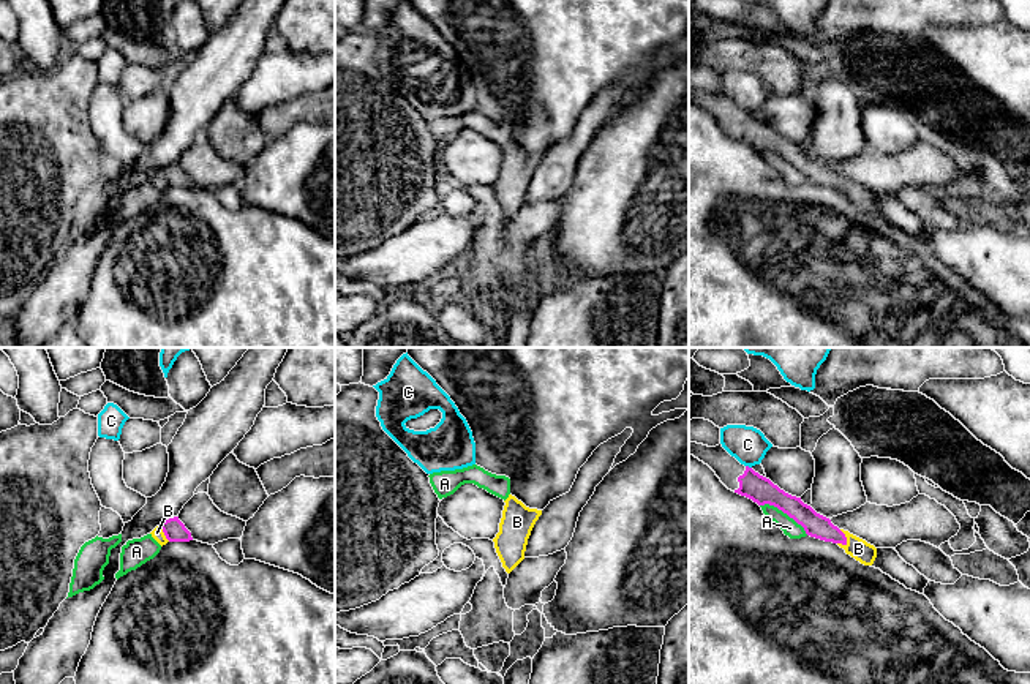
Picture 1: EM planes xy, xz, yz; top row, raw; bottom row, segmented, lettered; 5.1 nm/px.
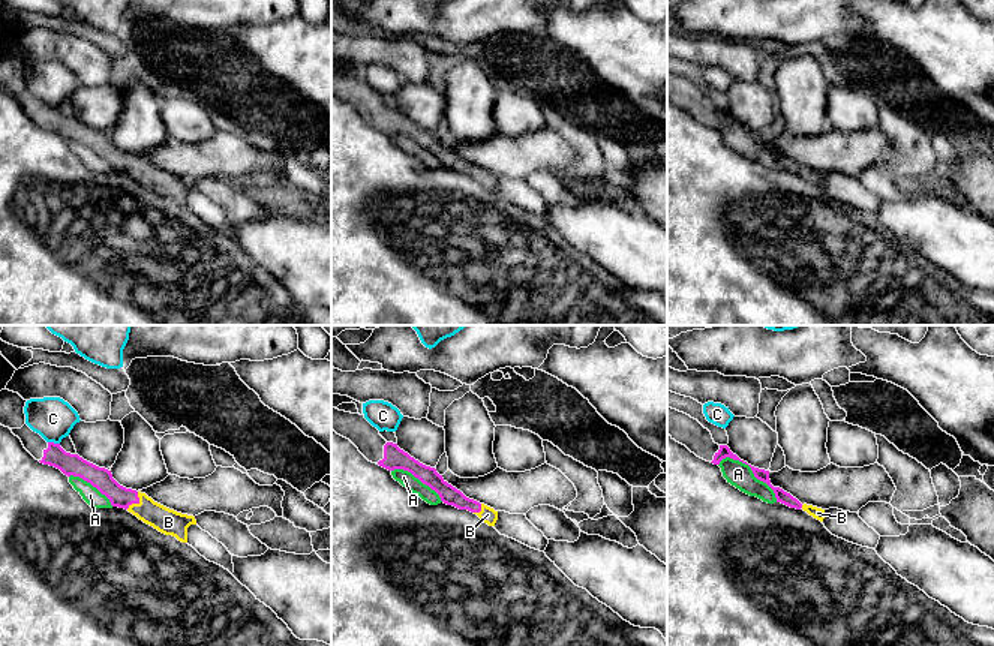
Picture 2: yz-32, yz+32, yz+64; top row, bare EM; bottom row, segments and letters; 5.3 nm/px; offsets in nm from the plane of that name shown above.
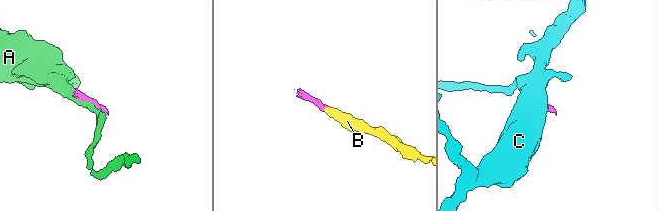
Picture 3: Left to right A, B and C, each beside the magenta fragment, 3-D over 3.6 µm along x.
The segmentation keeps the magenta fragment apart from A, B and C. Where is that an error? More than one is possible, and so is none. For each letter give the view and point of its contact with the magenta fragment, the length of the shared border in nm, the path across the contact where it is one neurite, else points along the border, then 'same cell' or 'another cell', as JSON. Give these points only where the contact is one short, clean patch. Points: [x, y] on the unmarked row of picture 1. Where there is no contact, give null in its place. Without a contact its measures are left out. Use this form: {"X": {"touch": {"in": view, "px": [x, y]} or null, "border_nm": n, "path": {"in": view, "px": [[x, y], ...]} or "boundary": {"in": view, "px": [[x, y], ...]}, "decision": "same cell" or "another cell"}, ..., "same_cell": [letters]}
{"A": {"touch": {"in": "yz", "px": [785, 158]}, "border_nm": 300, "decision": "another cell"}, "B": {"touch": {"in": "yz", "px": [845, 184]}, "border_nm": 90, "path": {"in": "yz", "px": [[815, 171], [828, 179], [845, 184], [858, 195]]}, "decision": "same cell"}, "C": {"touch": {"in": "yz", "px": [748, 112]}, "border_nm": 40, "boundary": {"in": "yz", "px": [[746, 111], [751, 114]]}, "decision": "another cell"}, "same_cell": ["B"]}

